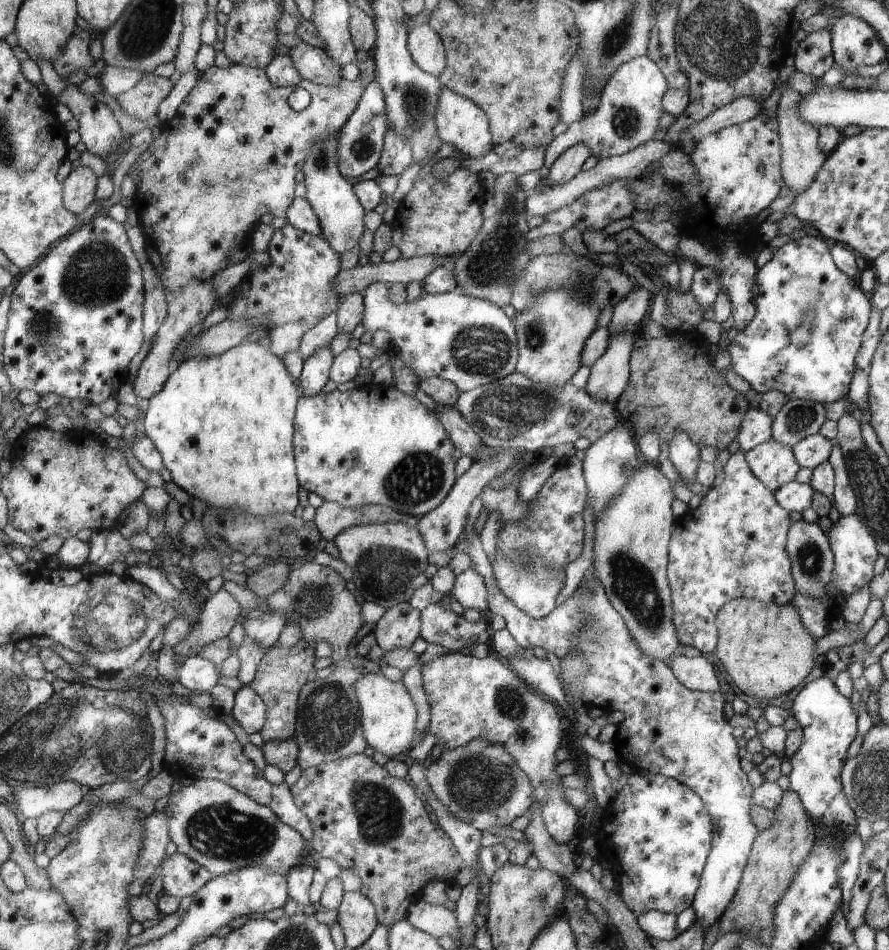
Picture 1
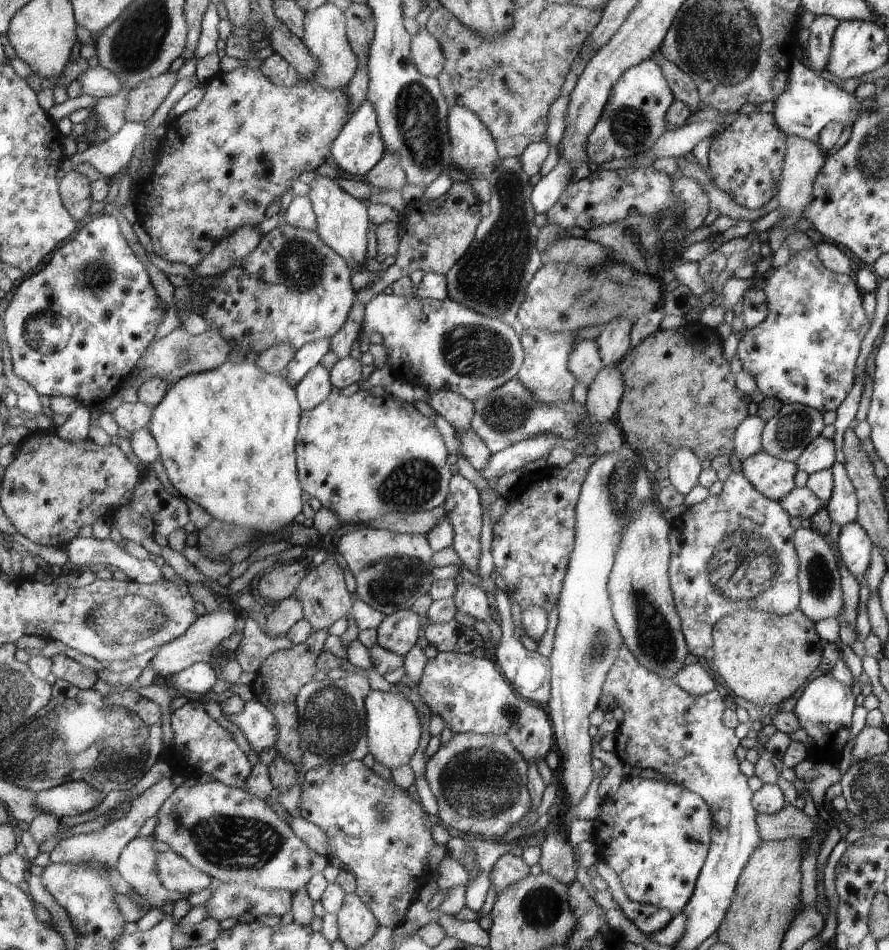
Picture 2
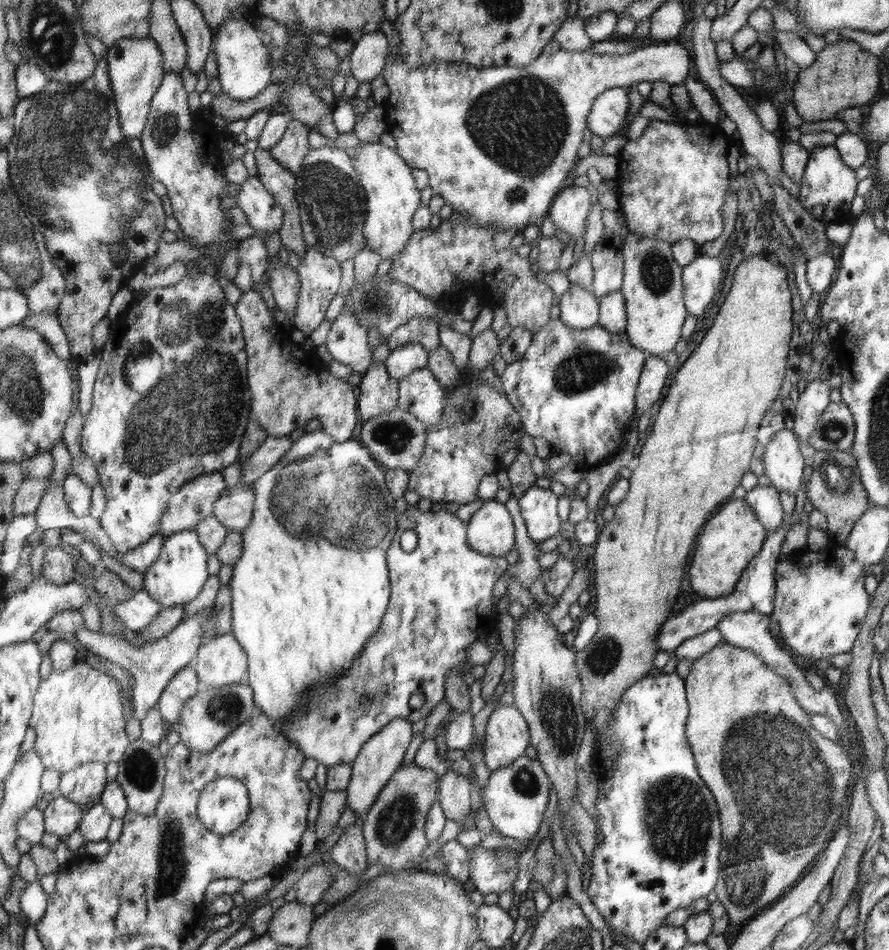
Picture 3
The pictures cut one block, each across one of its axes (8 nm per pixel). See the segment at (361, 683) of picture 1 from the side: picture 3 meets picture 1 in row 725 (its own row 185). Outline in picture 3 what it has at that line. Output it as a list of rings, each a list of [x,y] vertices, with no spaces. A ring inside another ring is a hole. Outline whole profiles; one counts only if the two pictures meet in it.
[[[360,141],[360,147],[354,148],[354,152],[356,157],[351,160],[365,192],[366,218],[362,228],[365,245],[377,252],[381,262],[386,259],[393,261],[416,232],[412,226],[412,216],[421,203],[413,168],[397,151],[382,145],[380,141]]]

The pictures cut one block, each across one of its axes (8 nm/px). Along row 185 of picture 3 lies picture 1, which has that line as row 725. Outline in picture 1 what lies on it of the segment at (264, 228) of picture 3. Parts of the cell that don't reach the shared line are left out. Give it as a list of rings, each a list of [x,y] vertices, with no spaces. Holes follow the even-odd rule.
[[[243,685],[235,694],[232,717],[244,728],[246,734],[260,732],[266,724],[266,718],[269,717],[261,695],[258,695],[257,691],[252,690],[248,685]]]

